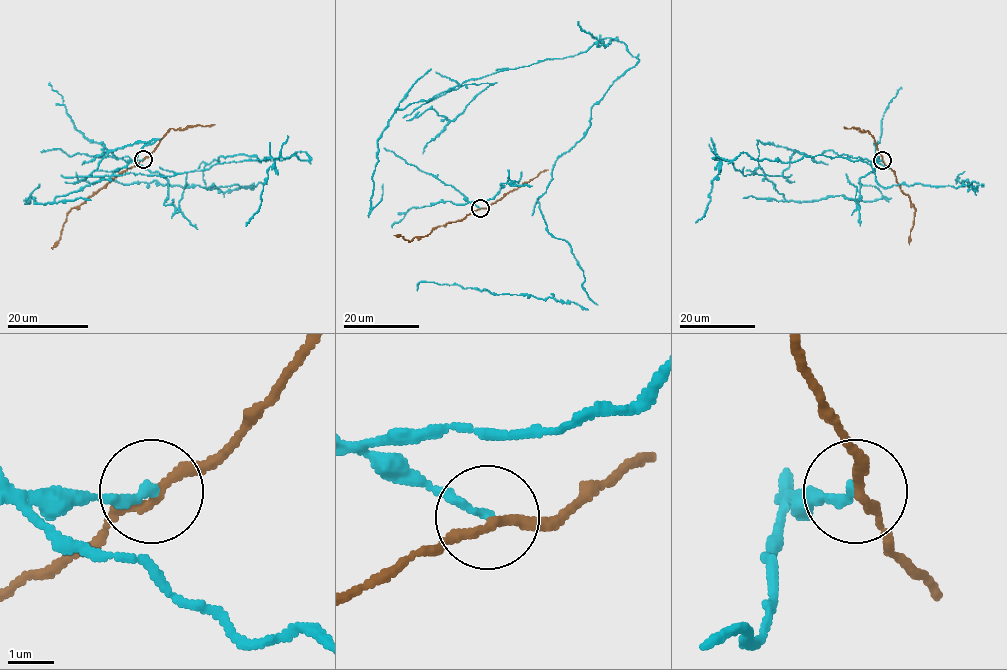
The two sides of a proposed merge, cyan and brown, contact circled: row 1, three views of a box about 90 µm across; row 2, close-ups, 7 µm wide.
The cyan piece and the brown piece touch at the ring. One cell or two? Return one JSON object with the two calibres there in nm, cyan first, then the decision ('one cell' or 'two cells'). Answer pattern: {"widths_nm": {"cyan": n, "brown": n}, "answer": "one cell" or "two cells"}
{"widths_nm": {"cyan": 200, "brown": 200}, "answer": "two cells"}

